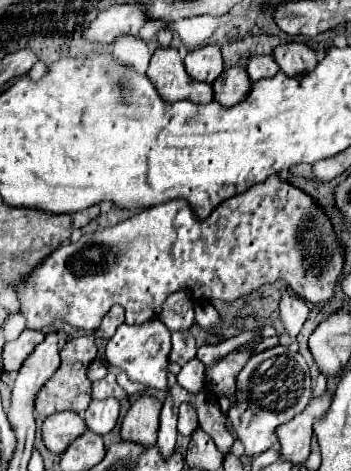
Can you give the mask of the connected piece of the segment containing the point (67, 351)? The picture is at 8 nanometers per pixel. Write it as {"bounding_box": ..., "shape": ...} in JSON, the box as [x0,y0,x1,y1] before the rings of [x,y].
{"bounding_box":[35,337,97,415],"shape":[[[75,337],[67,341],[67,345],[61,349],[61,365],[55,371],[55,375],[41,387],[35,399],[35,411],[39,415],[53,415],[61,411],[75,411],[81,413],[91,403],[91,381],[87,377],[87,367],[95,359],[97,347],[93,337]]]}

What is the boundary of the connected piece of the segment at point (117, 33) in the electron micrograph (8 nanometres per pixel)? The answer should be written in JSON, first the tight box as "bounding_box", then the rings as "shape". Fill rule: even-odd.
{"bounding_box":[83,1,147,43],"shape":[[[137,1],[123,5],[111,5],[101,11],[97,19],[83,31],[83,39],[91,43],[111,43],[123,35],[135,35],[139,27],[147,21],[147,15]]]}

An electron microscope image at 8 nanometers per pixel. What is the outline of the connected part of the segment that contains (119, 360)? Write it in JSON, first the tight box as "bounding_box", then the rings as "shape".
{"bounding_box":[105,319,171,393],"shape":[[[151,319],[143,325],[125,325],[125,323],[119,325],[117,333],[109,339],[105,347],[105,357],[111,367],[125,371],[131,381],[169,393],[169,385],[167,385],[169,349],[171,349],[171,331],[159,319]]]}

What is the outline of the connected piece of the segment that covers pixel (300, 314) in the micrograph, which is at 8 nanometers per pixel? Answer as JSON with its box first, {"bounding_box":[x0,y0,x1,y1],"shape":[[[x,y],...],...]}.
{"bounding_box":[279,293,309,339],"shape":[[[285,293],[281,303],[279,303],[279,311],[281,311],[281,323],[287,331],[287,335],[291,339],[295,339],[307,319],[307,313],[309,313],[309,307],[307,303],[303,303],[303,299],[295,297],[293,293]]]}

